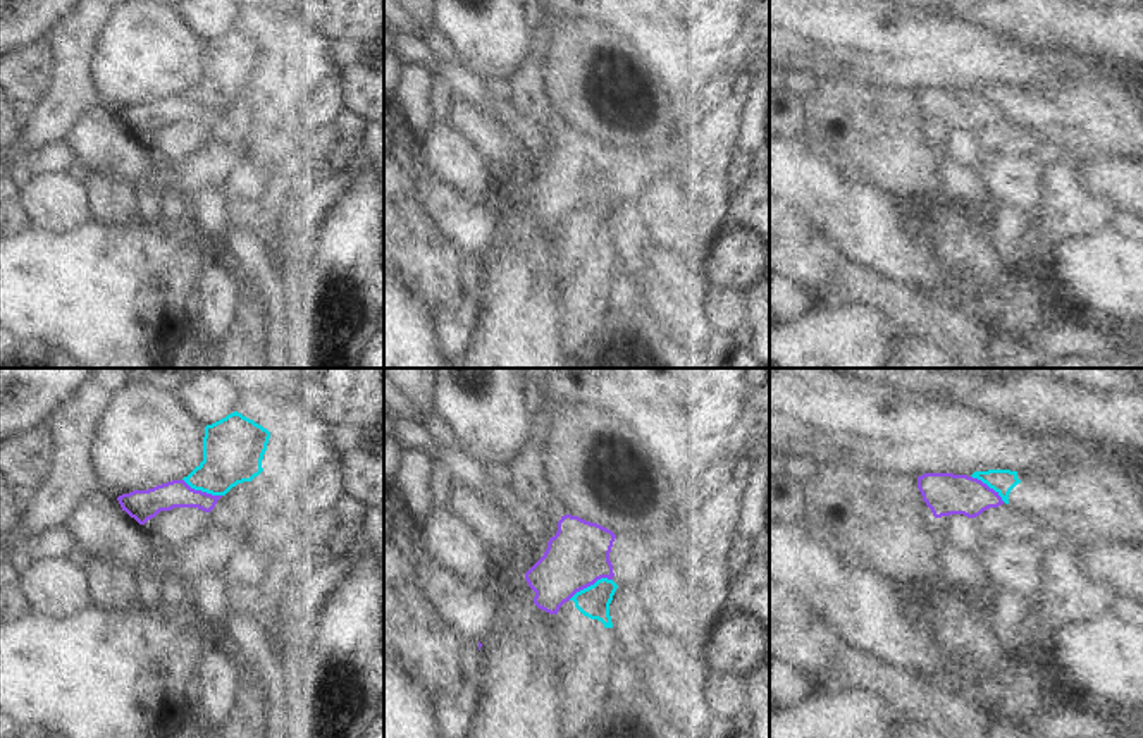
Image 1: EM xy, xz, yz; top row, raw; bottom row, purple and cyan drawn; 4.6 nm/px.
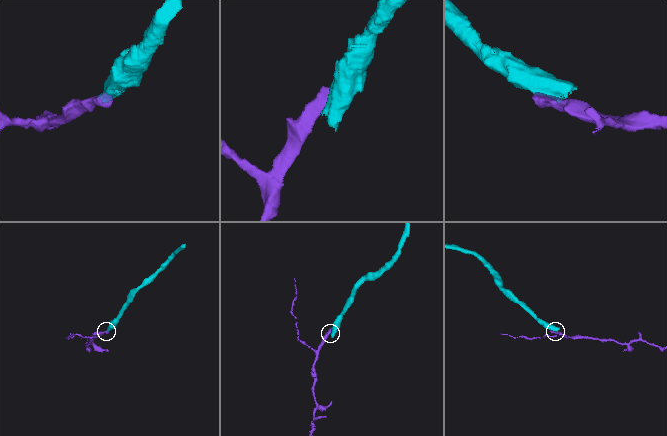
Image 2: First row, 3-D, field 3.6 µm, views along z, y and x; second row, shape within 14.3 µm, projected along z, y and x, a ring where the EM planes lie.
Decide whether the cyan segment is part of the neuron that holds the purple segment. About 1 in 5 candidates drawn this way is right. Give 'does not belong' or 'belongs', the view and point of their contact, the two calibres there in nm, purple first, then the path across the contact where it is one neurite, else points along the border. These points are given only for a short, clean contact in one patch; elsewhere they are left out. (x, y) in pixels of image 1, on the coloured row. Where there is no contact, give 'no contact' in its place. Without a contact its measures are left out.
does not belong; contact xz (589, 585); calibres 300 and 150 nm; border xz (611, 578), (598, 578), (568, 599)

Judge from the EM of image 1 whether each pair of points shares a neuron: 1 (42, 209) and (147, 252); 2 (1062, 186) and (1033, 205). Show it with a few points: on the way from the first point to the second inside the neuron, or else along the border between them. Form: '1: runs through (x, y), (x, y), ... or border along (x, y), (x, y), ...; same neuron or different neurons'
1: border along (90, 215), (61, 233), (38, 229); different neurons
2: border along (1045, 176), (1045, 221), (1042, 226); different neurons

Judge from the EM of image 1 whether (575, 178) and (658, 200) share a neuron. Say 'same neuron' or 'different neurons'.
same neuron

